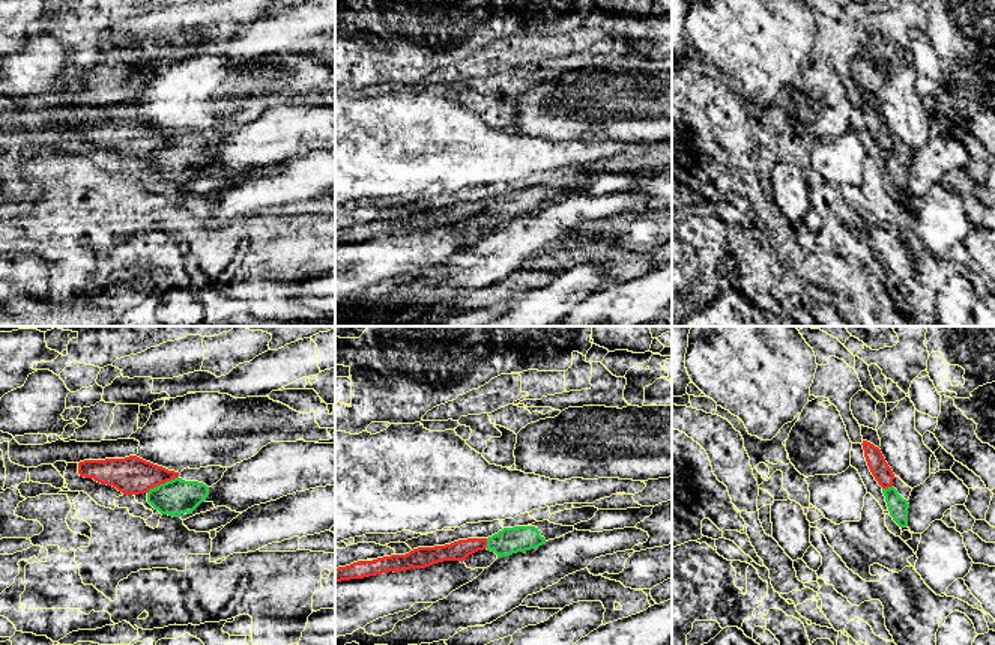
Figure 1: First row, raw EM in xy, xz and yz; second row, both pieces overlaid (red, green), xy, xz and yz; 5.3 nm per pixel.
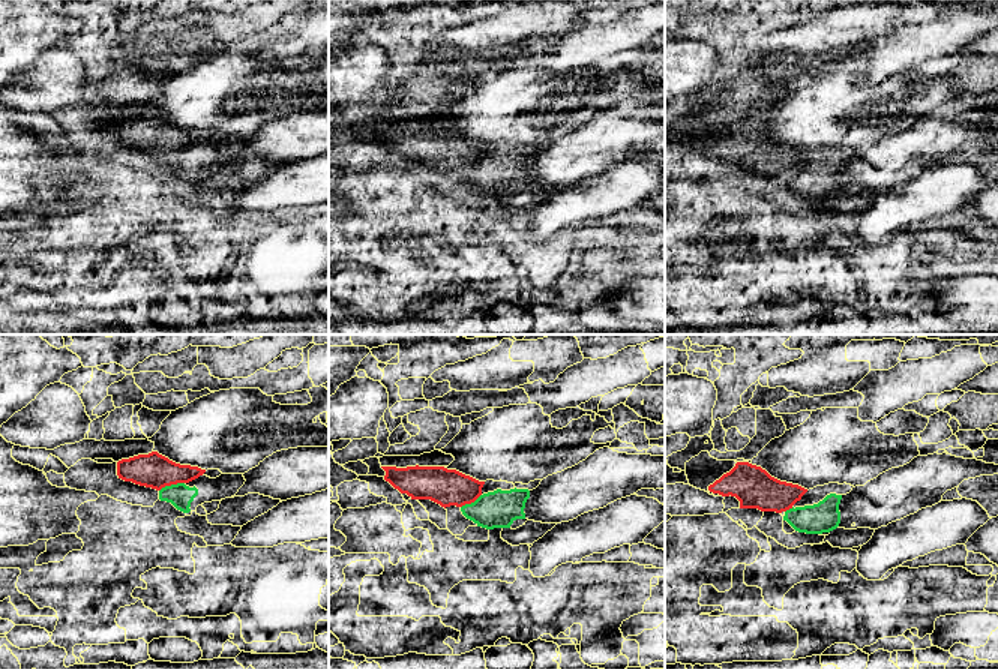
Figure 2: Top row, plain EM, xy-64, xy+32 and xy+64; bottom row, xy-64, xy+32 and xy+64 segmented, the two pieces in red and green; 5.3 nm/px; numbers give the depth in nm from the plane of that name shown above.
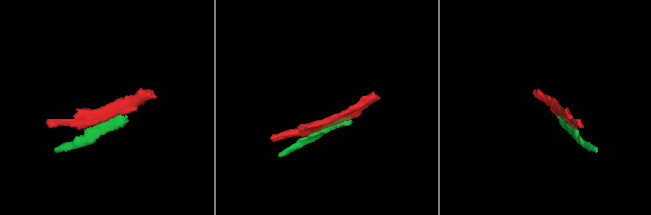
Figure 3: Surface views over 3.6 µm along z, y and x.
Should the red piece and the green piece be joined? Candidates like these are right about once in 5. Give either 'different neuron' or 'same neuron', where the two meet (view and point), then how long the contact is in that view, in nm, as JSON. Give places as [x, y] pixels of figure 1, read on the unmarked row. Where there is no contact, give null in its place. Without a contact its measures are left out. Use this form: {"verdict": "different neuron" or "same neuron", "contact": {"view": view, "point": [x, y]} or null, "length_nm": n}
{"verdict": "different neuron", "contact": {"view": "xy", "point": [161, 146]}, "length_nm": 200}

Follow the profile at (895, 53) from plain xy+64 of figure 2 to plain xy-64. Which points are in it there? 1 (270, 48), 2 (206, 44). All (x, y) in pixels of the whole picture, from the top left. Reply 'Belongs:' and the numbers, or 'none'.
Belongs: 1, 2

